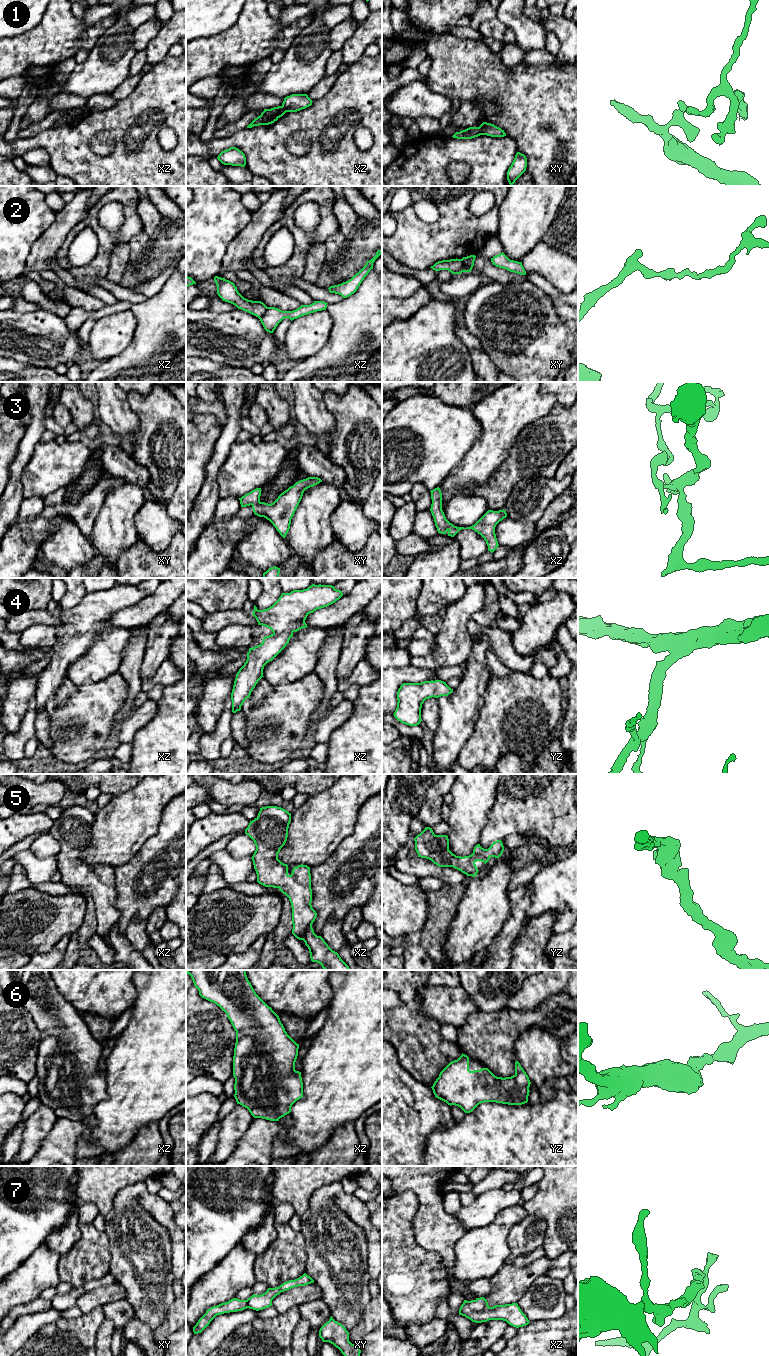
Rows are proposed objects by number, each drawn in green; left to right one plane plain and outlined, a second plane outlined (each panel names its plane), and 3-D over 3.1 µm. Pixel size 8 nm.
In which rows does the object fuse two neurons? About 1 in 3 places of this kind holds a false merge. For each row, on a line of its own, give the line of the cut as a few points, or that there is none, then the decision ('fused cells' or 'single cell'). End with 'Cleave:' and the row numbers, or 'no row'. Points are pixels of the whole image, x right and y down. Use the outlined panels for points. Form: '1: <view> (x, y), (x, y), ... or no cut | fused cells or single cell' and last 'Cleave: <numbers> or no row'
1: xy (479, 126), (481, 134) | fused cells
2: xy (460, 259), (464, 271) | fused cells
3: no cut | single cell
4: no cut | single cell
5: no cut | single cell
6: no cut | single cell
7: no cut | single cell
Cleave: 1, 2

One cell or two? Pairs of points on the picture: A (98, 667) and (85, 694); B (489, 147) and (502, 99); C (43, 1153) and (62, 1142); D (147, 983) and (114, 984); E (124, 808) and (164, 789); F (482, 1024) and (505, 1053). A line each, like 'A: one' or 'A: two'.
A: two
B: two
C: one
D: two
E: one
F: one

